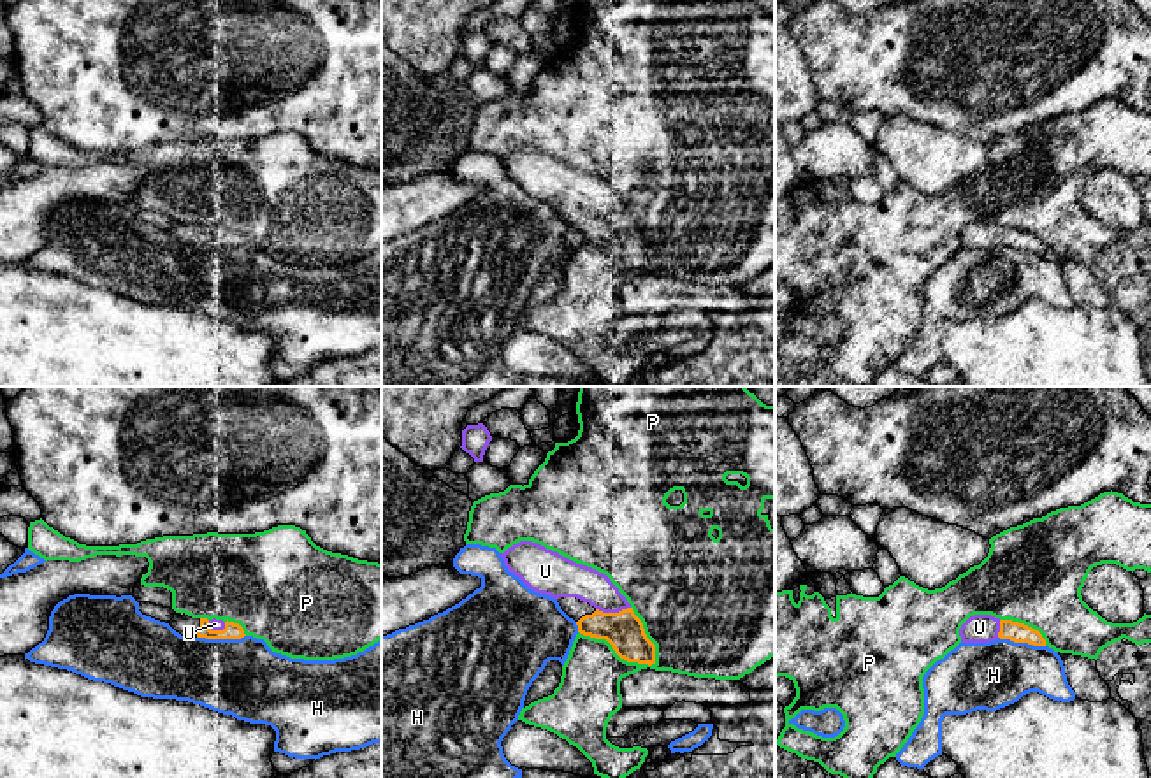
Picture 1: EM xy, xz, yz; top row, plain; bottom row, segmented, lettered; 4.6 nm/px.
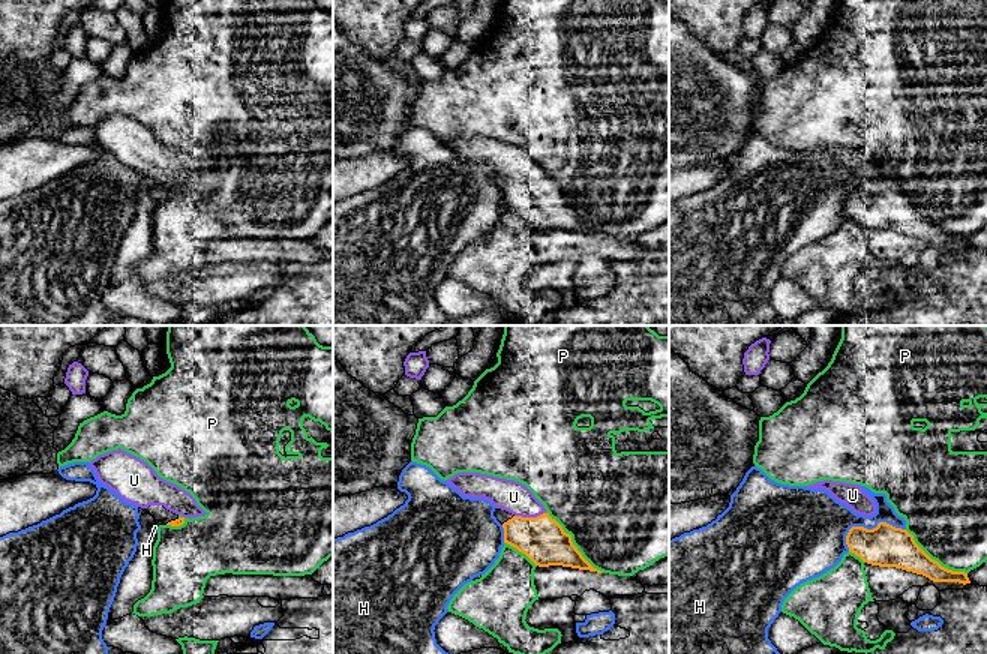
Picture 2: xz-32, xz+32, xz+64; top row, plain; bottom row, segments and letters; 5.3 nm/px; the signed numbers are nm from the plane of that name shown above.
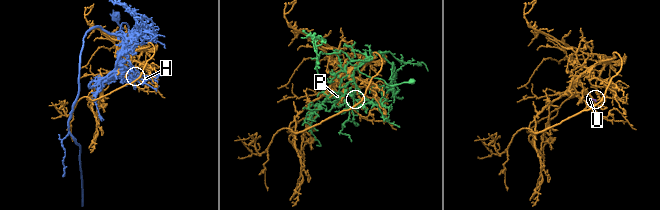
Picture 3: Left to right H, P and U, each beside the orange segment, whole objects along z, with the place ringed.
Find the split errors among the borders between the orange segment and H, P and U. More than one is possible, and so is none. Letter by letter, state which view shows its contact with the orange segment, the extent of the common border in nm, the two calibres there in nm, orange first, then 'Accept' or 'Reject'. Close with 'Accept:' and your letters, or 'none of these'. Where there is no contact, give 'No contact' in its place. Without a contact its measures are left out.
H: Touches orange in xy. Shared border 220 nm. Thickness 80 nm (orange) against 360 nm. Reject
P: Touches orange in xz. Shared border 380 nm. Thickness 180 nm (orange) against 280 nm. Reject
U: Touches orange in xz. Shared border 160 nm. Thickness 180 nm (orange) against 160 nm. Accept
Accept: U

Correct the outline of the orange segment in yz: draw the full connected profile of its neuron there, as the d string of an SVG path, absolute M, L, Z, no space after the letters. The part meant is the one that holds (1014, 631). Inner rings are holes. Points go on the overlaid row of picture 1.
M974 615L959 629L963 643L989 643L995 639L1010 639L1014 643L1028 643L1046 646L1042 634L1024 623L1000 620L991 615Z

